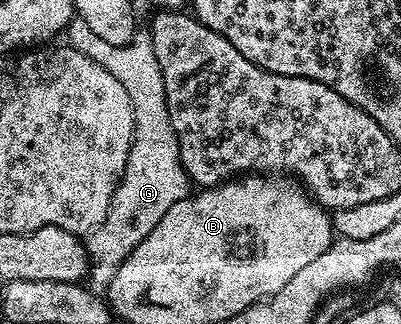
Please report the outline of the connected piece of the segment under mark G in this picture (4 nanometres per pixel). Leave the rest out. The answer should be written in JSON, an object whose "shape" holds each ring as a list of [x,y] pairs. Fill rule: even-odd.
{"shape":[[[74,17],[67,28],[68,46],[79,53],[91,57],[93,63],[103,65],[123,89],[127,89],[127,97],[131,97],[133,110],[133,140],[129,142],[127,165],[123,169],[123,177],[111,197],[111,205],[107,209],[107,217],[90,231],[87,236],[87,250],[94,268],[108,277],[117,270],[127,256],[133,252],[159,225],[159,220],[175,205],[175,201],[183,201],[191,193],[189,175],[183,169],[177,134],[171,129],[171,117],[167,113],[167,97],[163,89],[163,73],[159,69],[159,60],[155,57],[153,38],[148,30],[141,29],[127,45],[116,47],[107,45],[100,37],[95,37],[91,29],[87,29],[87,21]]]}

